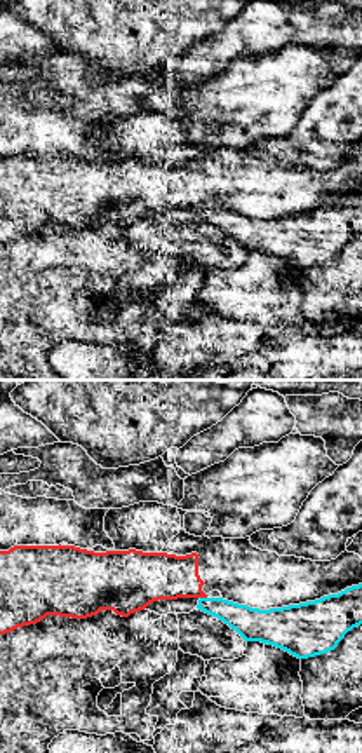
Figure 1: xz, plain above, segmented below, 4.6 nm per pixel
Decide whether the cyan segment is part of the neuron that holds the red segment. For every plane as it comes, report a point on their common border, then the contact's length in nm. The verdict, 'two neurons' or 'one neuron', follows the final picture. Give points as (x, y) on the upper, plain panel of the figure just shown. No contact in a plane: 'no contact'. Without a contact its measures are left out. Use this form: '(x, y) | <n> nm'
(204, 206) | 30 nm

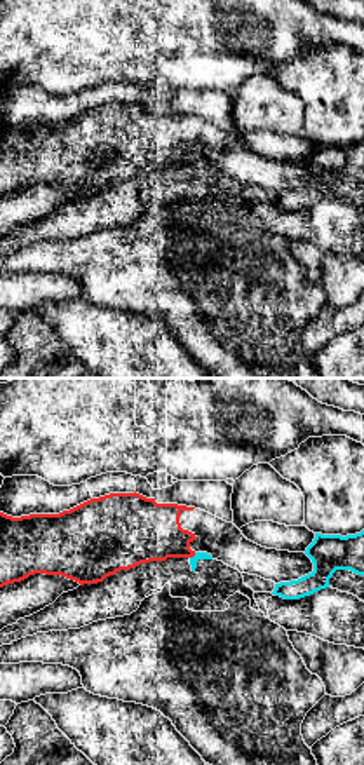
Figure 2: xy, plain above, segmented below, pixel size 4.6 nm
(192, 166) | 40 nm

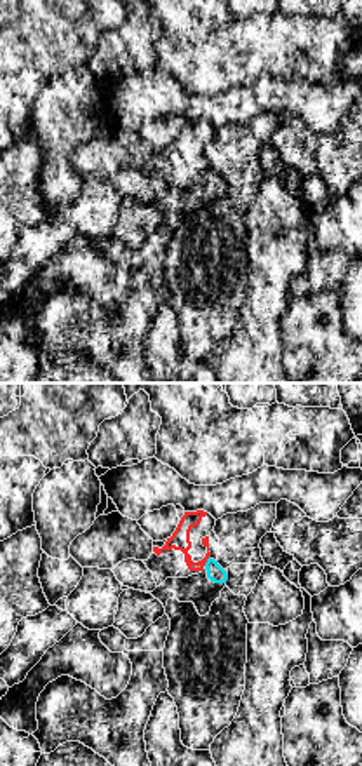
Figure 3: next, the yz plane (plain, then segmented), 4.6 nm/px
(206, 171) | 50 nm

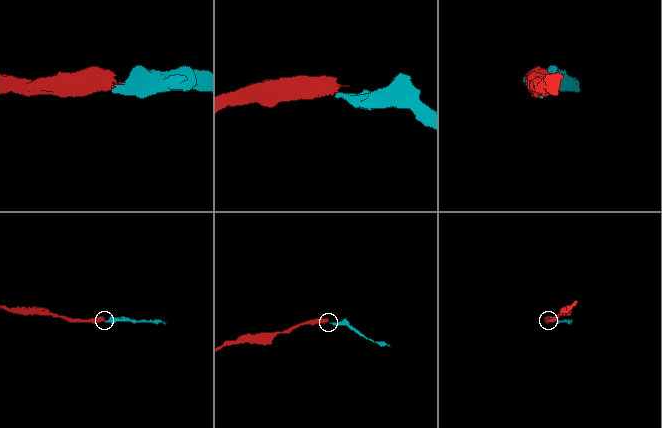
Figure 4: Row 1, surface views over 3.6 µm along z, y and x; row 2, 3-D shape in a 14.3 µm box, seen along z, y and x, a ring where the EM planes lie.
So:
two neurons

